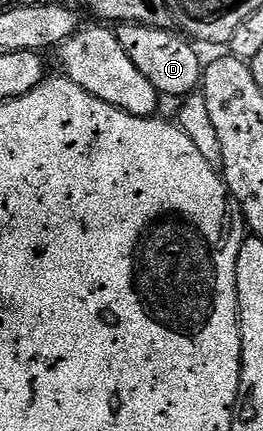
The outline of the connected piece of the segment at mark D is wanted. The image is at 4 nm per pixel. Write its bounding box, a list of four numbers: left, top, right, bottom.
[116,23,203,97]

